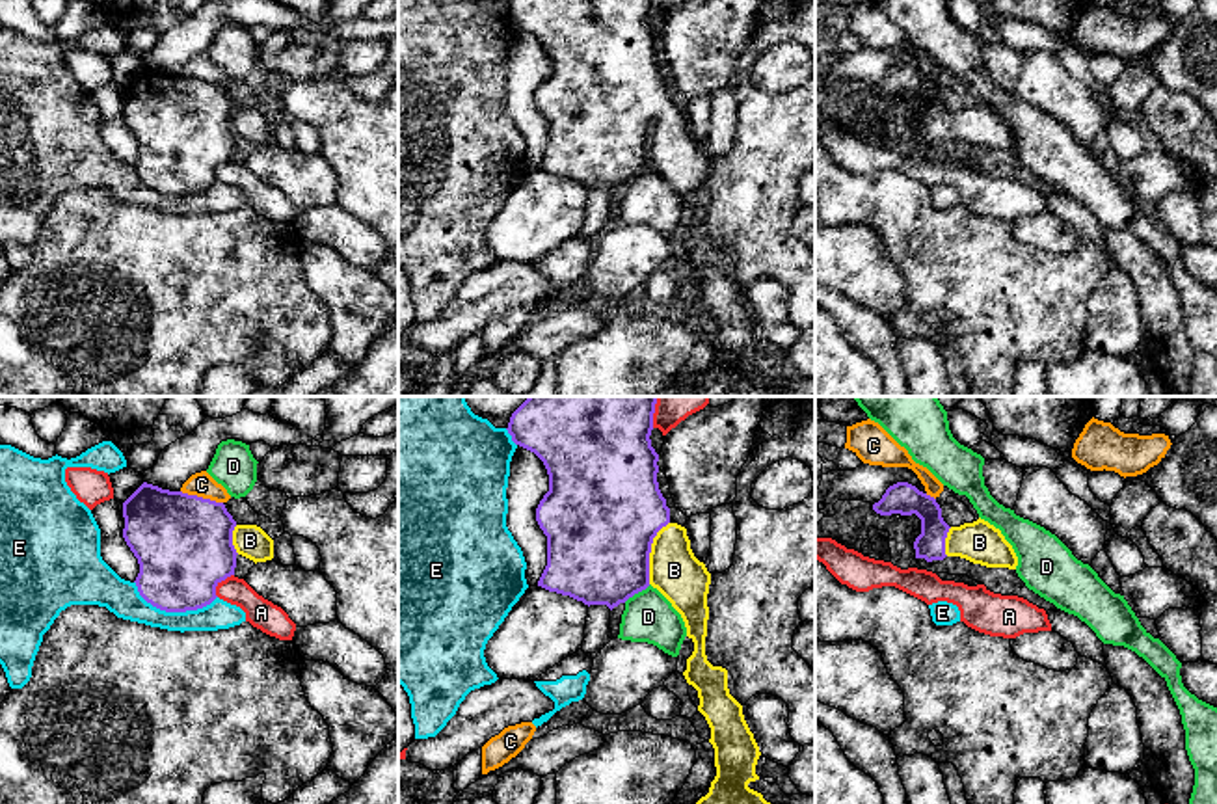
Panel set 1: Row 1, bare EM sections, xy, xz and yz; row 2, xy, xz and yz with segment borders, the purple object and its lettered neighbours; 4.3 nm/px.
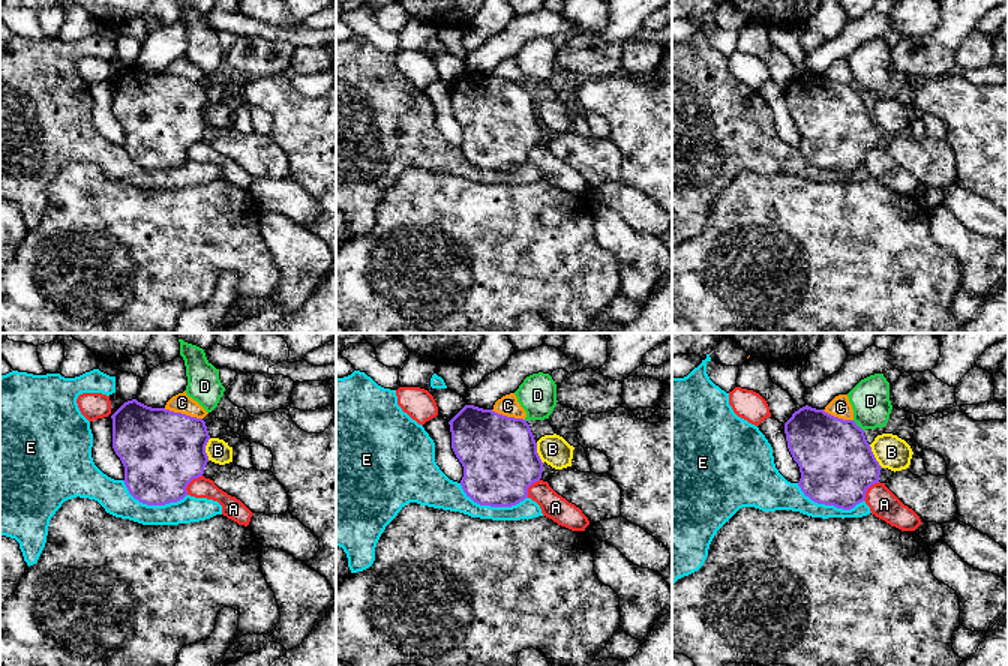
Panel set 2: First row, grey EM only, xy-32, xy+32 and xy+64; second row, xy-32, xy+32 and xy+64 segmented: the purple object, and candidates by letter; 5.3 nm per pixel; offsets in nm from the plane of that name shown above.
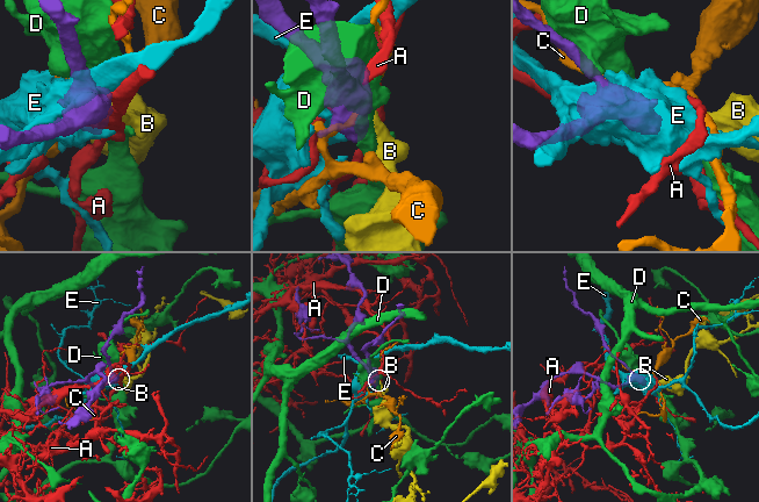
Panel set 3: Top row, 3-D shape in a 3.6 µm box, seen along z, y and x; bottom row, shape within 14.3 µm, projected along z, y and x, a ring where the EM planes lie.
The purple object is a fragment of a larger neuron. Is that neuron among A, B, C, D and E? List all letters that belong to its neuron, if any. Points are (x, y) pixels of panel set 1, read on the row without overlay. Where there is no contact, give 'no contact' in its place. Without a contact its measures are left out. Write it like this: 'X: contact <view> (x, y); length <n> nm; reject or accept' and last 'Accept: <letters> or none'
A: contact xy (220, 164); length 130 nm; reject
B: contact xz (650, 134); length 280 nm; accept
C: contact xy (201, 80); length 190 nm; reject
D: contact xz (637, 175); length 140 nm; reject
E: contact xy (172, 194); length 360 nm; reject
Accept: B

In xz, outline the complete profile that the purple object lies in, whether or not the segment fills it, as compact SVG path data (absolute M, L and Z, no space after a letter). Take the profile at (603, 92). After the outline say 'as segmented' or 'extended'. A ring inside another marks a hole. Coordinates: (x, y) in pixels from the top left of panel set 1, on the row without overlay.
M510 0L506 13L515 28L543 45L549 58L549 74L536 91L536 104L547 119L547 149L538 169L612 194L651 168L685 205L694 234L683 259L698 274L698 294L711 311L716 350L709 376L692 396L780 396L748 370L759 363L756 348L761 335L742 288L729 277L728 253L713 249L705 238L711 156L694 140L687 112L670 104L657 65L659 37L649 22L653 0Z; extended

